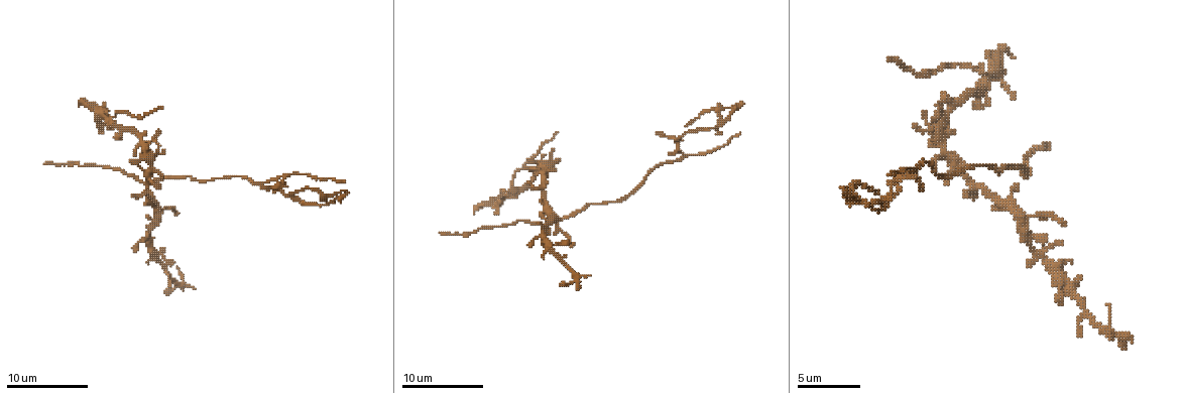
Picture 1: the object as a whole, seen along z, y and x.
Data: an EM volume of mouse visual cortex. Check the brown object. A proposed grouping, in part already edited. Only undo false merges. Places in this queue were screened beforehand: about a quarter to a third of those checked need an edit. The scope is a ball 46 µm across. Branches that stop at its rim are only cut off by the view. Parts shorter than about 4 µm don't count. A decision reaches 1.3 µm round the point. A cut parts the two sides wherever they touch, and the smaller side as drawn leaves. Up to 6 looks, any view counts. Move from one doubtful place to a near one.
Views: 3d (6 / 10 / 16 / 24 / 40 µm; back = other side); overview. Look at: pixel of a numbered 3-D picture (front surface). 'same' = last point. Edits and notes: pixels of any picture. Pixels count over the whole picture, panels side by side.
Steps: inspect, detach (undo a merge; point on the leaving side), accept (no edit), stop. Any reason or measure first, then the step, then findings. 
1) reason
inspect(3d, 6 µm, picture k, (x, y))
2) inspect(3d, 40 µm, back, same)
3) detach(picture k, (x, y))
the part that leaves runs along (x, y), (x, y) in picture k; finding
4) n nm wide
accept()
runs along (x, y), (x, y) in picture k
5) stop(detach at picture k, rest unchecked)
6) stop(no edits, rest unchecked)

inspect(3d, 6 µm, picture 1, (989, 76))

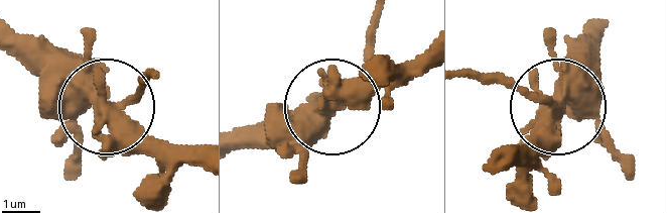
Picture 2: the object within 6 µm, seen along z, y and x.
4 arms
detach(picture 2, (142, 88))
the part that leaves runs along (114, 109), (156, 74) in picture 2; two neurons meet here

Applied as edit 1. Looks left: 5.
branch point
inspect(3d, 10 µm, picture 1, (142, 184))

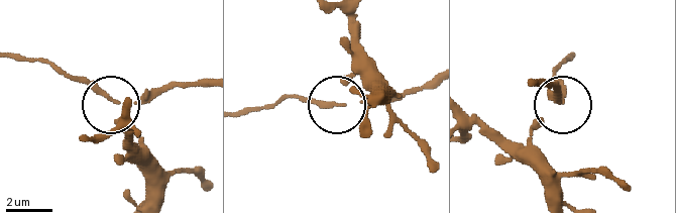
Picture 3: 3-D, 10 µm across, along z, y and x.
inspect(3d, 10 µm, back, picture 3, (342, 103))

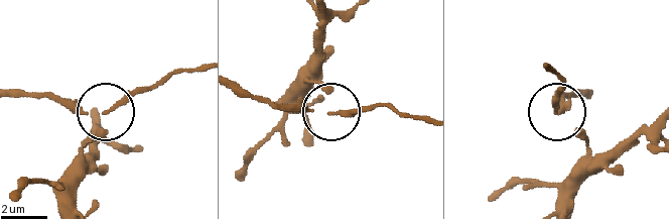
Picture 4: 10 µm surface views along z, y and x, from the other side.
80 nm wide
accept()
continuous, no second neuron

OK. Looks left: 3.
two arms in line, one across
inspect(3d, 10 µm, picture 1, (684, 156))

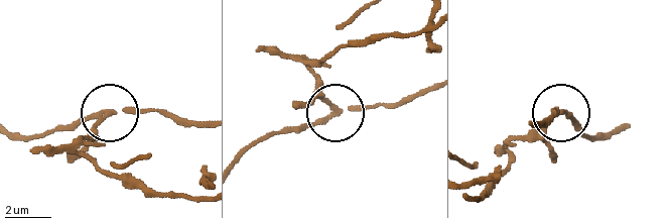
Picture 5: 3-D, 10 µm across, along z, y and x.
3 arms
detach(picture 5, (96, 135))
the part that leaves runs along (110, 113), (89, 145), (95, 164), (124, 181), (205, 198) in picture 5; two neurons meet here

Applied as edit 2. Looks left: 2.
stop(detach at picture 2, detach at picture 5, rest unchecked)

